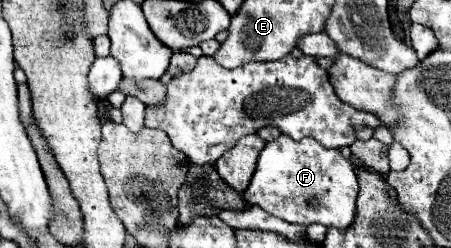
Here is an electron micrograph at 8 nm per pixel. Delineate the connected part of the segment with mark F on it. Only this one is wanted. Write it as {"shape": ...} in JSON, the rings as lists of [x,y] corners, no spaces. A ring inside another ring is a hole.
{"shape":[[[282,134],[260,152],[256,172],[242,196],[250,206],[260,206],[268,214],[292,224],[322,224],[326,228],[348,230],[356,220],[358,176],[352,162],[340,150],[326,148],[312,138],[296,142]]]}

